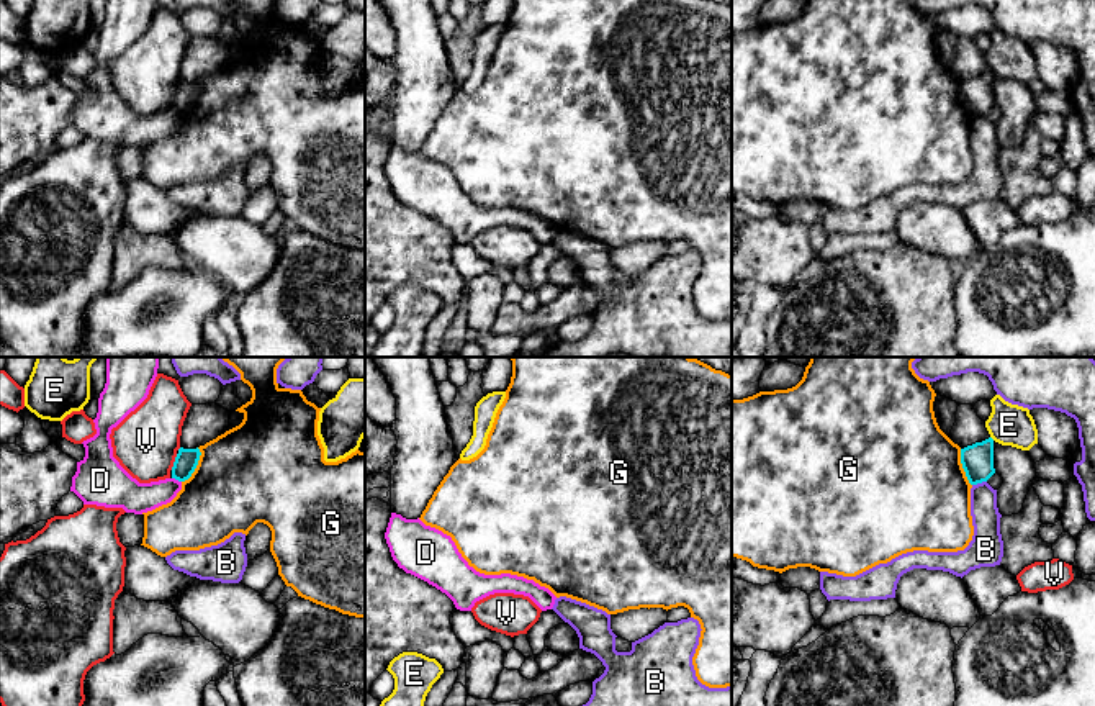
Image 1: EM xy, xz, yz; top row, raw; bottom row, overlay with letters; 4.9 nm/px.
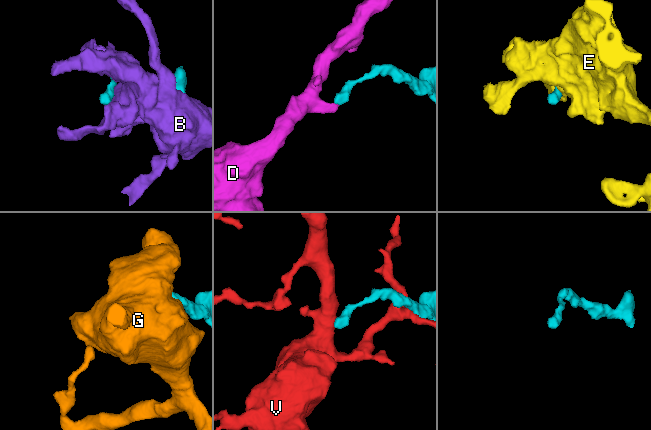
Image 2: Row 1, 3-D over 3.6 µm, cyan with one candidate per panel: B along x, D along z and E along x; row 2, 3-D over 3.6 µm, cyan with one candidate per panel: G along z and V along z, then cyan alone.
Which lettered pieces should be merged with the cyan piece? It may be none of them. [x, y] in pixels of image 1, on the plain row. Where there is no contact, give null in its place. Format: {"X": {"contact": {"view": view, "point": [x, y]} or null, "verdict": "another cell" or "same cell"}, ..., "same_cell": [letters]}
{"B": {"contact": {"view": "yz", "point": [979, 115]}, "verdict": "another cell"}, "D": {"contact": {"view": "xy", "point": [177, 112]}, "verdict": "another cell"}, "E": {"contact": null, "verdict": "another cell"}, "G": {"contact": {"view": "xy", "point": [197, 97]}, "verdict": "another cell"}, "V": {"contact": {"view": "xy", "point": [174, 95]}, "verdict": "another cell"}, "same_cell": []}

